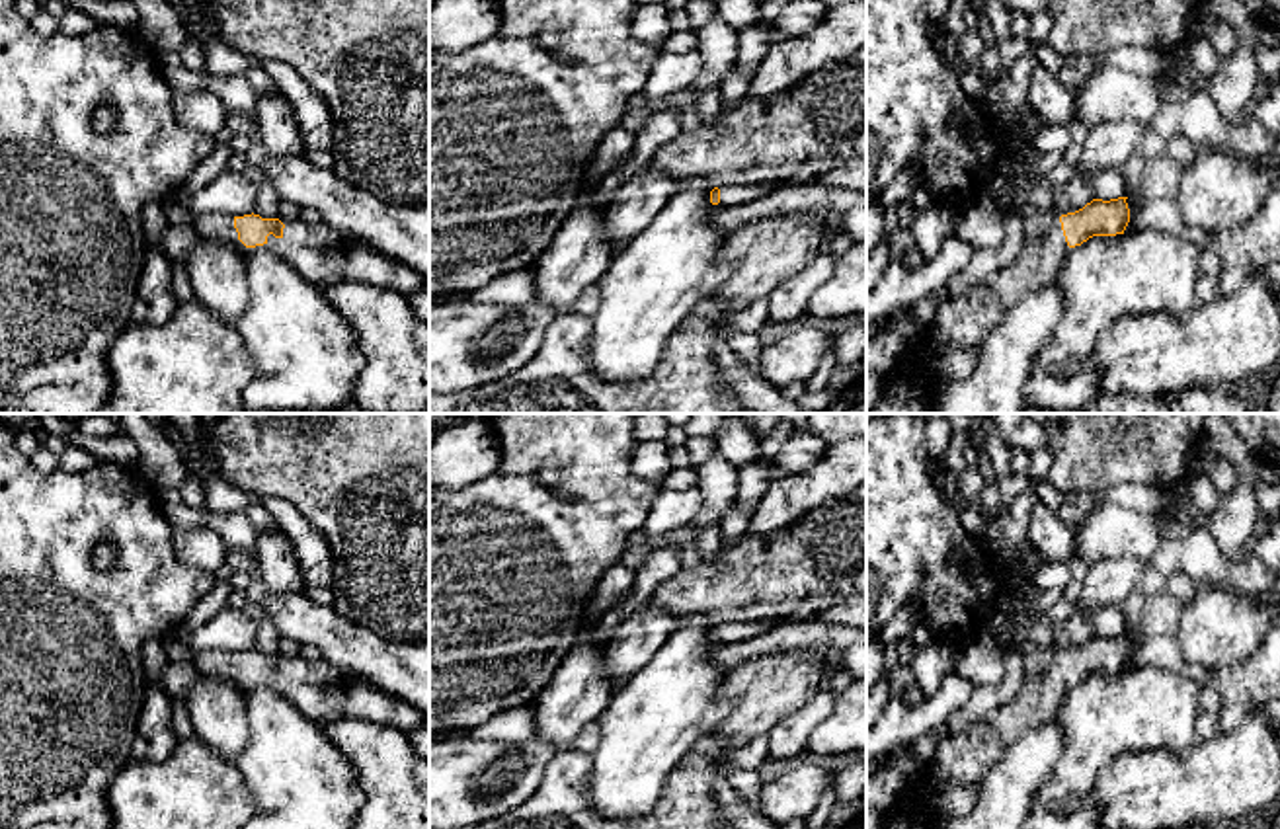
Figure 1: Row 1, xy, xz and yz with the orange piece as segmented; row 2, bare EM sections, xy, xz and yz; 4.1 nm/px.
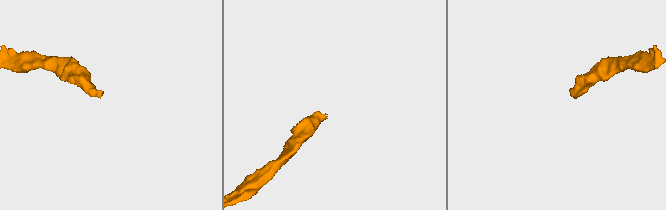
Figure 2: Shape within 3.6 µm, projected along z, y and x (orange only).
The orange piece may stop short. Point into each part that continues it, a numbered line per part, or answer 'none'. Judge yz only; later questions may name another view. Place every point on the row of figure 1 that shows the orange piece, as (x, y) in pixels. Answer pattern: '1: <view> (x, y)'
1: yz (966, 320)

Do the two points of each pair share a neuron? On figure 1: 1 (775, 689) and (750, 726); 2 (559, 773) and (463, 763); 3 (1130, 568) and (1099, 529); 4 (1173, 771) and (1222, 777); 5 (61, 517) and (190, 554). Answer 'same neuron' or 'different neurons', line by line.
1: same neuron
2: different neurons
3: different neurons
4: same neuron
5: different neurons

